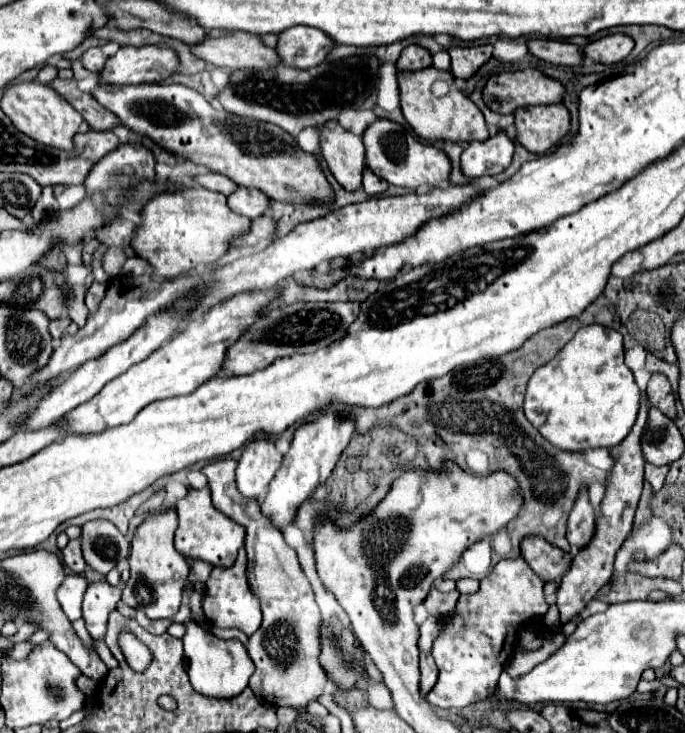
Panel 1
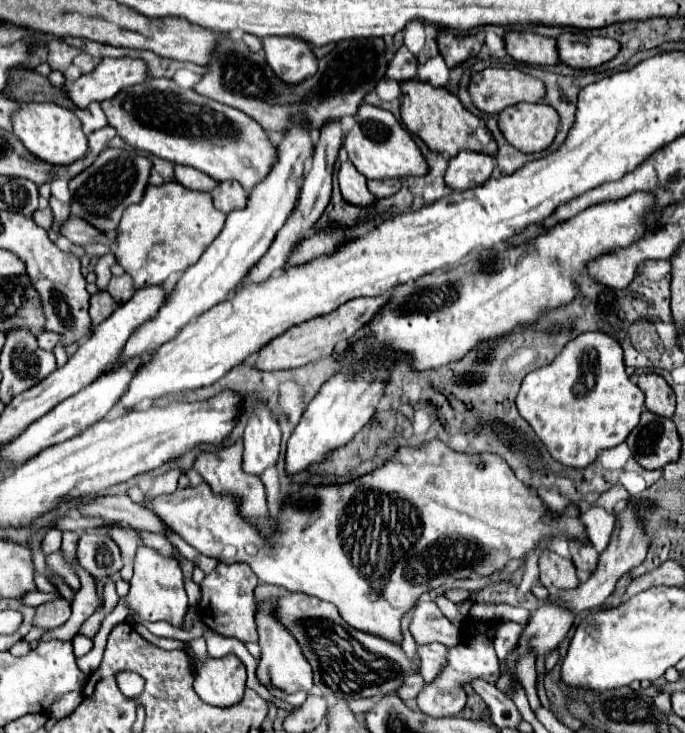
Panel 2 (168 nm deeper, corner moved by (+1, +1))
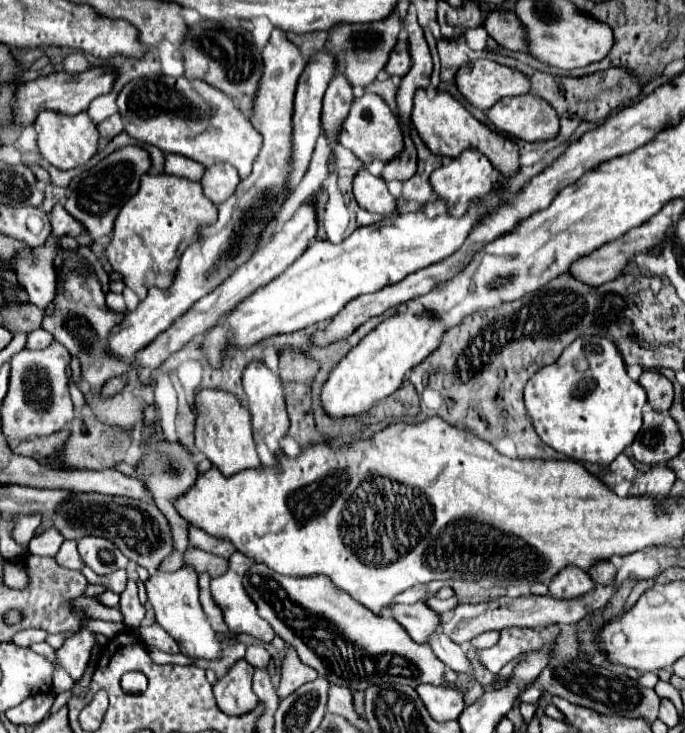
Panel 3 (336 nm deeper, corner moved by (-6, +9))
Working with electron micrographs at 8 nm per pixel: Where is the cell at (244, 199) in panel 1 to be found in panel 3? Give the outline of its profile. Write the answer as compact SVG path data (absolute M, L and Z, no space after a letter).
M220 162L218 166L208 166L206 174L200 180L204 194L214 204L228 200L232 196L232 192L236 190L238 182L240 182L238 172L230 164L226 164L226 162Z

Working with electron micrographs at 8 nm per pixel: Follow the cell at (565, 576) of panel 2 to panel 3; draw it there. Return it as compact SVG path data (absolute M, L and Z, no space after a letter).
M566 566L550 584L550 596L556 600L572 600L594 590L594 580L580 568Z

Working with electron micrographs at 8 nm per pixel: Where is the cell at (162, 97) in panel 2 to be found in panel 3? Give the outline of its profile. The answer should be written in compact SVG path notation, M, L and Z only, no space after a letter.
M172 76L138 78L120 90L116 106L122 114L124 130L138 142L152 144L162 152L182 154L202 166L230 162L238 170L240 178L250 176L252 162L262 146L262 136L258 136L230 96L214 90L214 86L208 86L202 80Z

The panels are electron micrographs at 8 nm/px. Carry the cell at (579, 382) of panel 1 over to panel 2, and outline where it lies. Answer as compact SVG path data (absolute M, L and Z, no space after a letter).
M585 332L571 340L549 366L525 376L517 410L555 460L585 468L597 458L599 450L613 448L629 436L639 422L643 400L641 388L625 372L621 344L603 332Z

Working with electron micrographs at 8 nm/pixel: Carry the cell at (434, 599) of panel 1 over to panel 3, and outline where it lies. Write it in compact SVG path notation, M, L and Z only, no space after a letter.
M424 602L416 604L394 604L390 606L390 616L404 626L404 630L410 634L410 638L418 644L424 644L430 634L438 628L440 618L436 612L432 612Z

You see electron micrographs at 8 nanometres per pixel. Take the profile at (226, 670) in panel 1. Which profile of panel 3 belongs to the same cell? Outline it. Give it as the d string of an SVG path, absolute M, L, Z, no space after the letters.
M238 660L230 672L214 684L216 702L224 714L242 716L254 710L258 698L252 692L252 674L254 668L246 660Z

